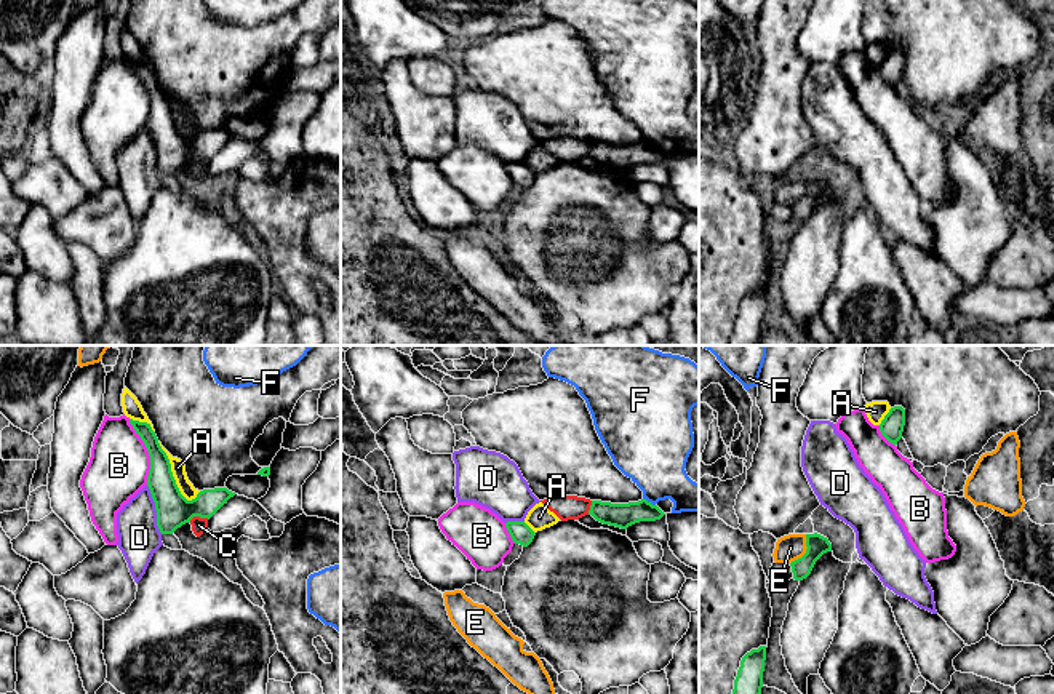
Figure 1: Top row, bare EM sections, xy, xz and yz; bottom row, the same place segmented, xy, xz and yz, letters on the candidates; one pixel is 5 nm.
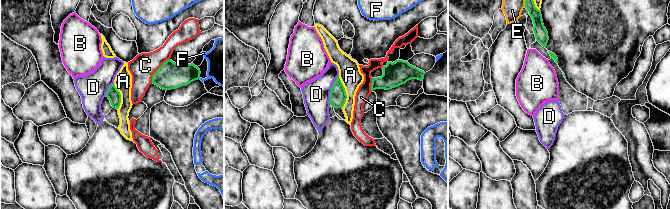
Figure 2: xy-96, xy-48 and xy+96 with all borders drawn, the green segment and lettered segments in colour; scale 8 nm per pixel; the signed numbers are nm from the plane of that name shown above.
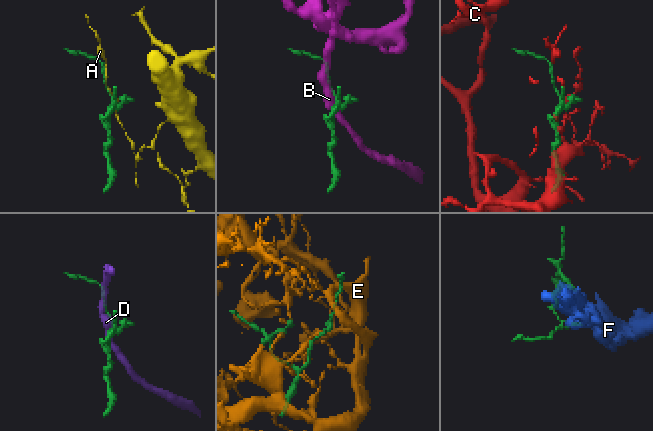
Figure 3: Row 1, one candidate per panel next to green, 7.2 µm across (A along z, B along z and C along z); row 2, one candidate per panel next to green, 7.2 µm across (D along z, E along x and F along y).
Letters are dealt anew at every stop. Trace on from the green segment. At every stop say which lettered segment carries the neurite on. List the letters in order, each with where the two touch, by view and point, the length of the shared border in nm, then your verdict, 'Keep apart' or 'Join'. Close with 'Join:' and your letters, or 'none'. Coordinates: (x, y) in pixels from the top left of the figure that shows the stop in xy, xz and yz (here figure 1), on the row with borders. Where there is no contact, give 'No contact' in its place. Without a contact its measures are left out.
A: Touches green at xy (171, 474). Shared border 340 nm. Keep apart
B: Touches green at xy (147, 450). Shared border 340 nm. Keep apart
C: Touches green at xy (199, 515). Shared border 110 nm. Keep apart
D: Touches green at xy (155, 509). Shared border 260 nm. Keep apart
E: Touches green at yz (806, 550). Shared border 170 nm. Keep apart
F: Touches green at xz (650, 502). Shared border 80 nm. Keep apart
Join: none

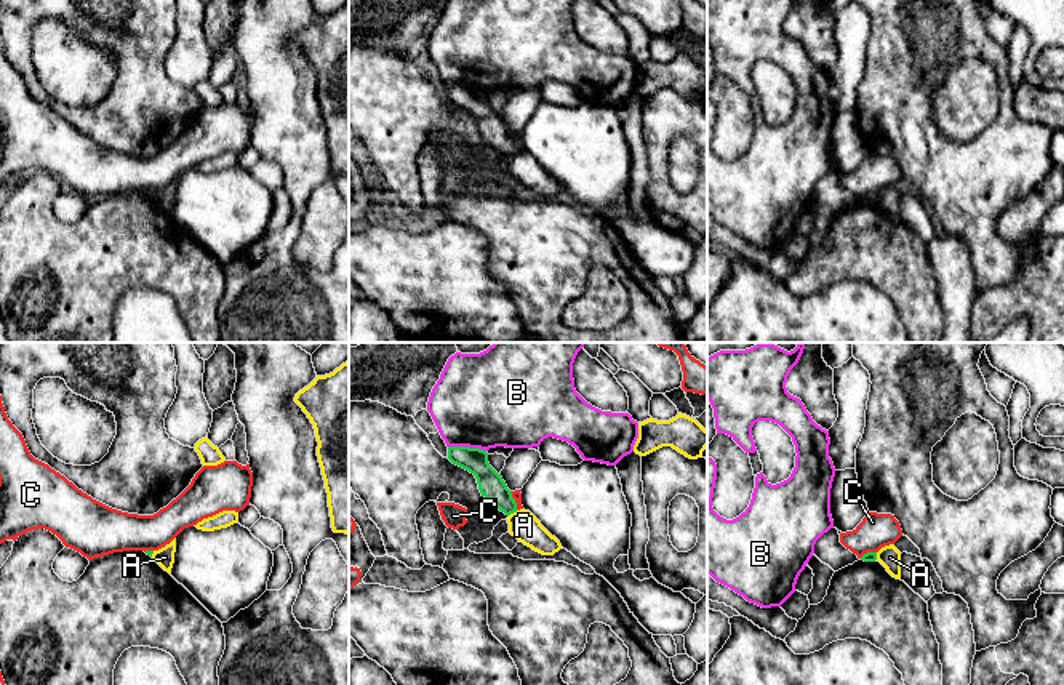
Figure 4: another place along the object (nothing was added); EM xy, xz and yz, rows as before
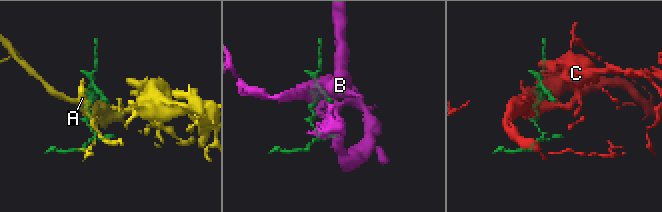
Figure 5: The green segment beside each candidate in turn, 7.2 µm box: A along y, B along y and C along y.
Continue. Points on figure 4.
A: Touches green at xz (512, 512). Shared border 60 nm. Keep apart
B: Touches green at xz (468, 447). Shared border 190 nm. Keep apart
C: Touches green at xz (514, 501). Shared border 110 nm. Keep apart
Join: none

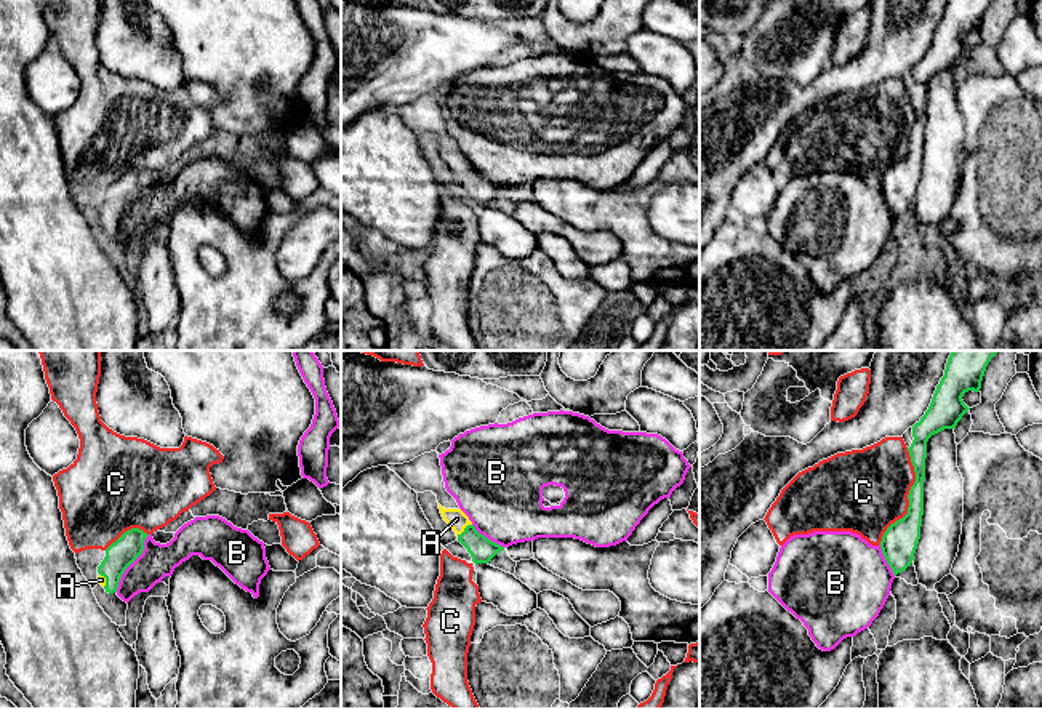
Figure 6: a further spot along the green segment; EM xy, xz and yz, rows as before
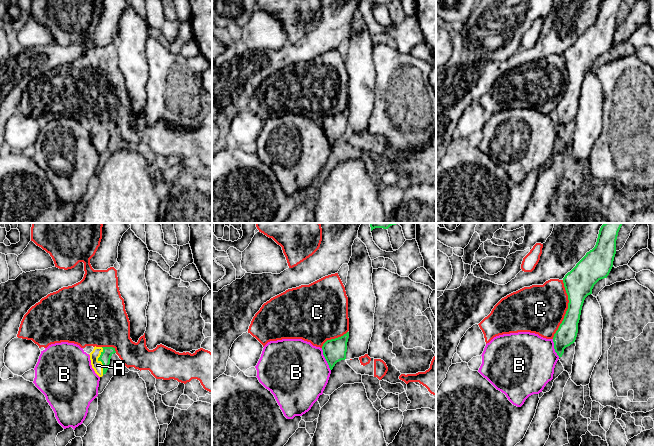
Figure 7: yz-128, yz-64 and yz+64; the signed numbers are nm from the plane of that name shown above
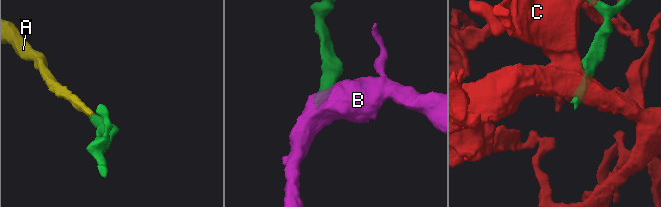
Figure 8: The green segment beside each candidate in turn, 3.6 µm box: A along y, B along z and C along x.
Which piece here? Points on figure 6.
A: Touches green at xz (464, 530). Shared border 100 nm. Join
B: Touches green at xy (132, 562). Shared border 340 nm. Keep apart
C: Touches green at yz (908, 498). Shared border 500 nm. Keep apart
Join: A

